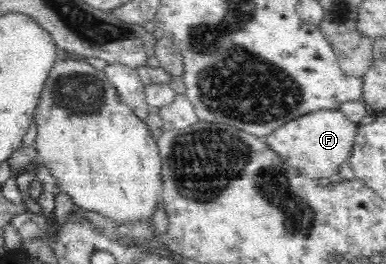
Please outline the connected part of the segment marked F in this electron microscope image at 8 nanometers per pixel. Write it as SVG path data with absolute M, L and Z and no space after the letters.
M320 110L298 117L282 125L270 135L267 142L284 164L290 164L300 175L313 180L332 177L339 173L339 167L349 161L358 124L349 121L341 112Z

